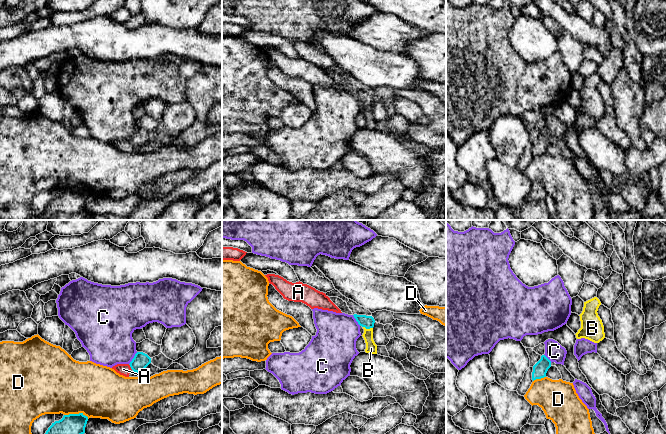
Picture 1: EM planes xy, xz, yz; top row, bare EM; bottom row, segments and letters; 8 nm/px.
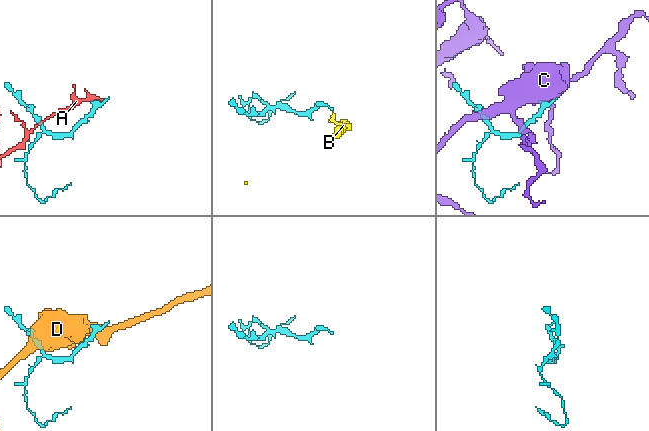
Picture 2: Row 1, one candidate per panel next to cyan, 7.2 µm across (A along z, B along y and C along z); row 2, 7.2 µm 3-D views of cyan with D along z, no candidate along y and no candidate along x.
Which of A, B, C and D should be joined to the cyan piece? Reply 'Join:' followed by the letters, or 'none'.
Join: B

